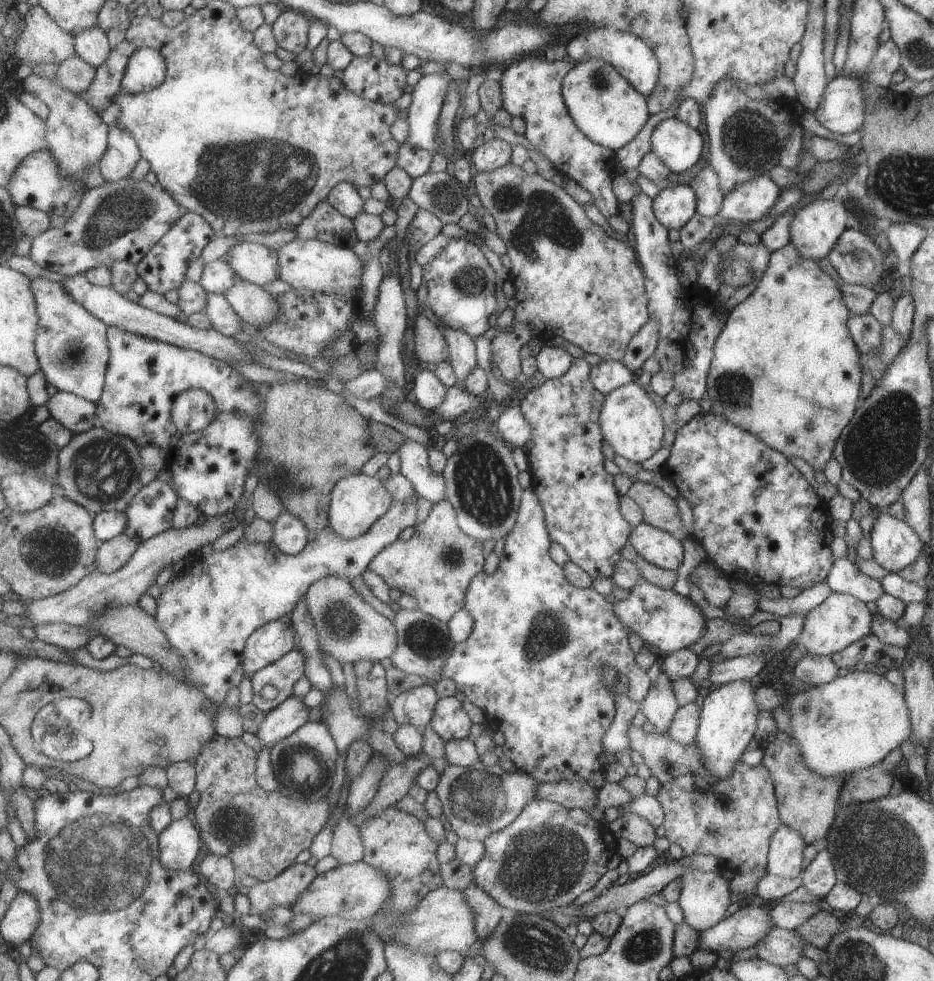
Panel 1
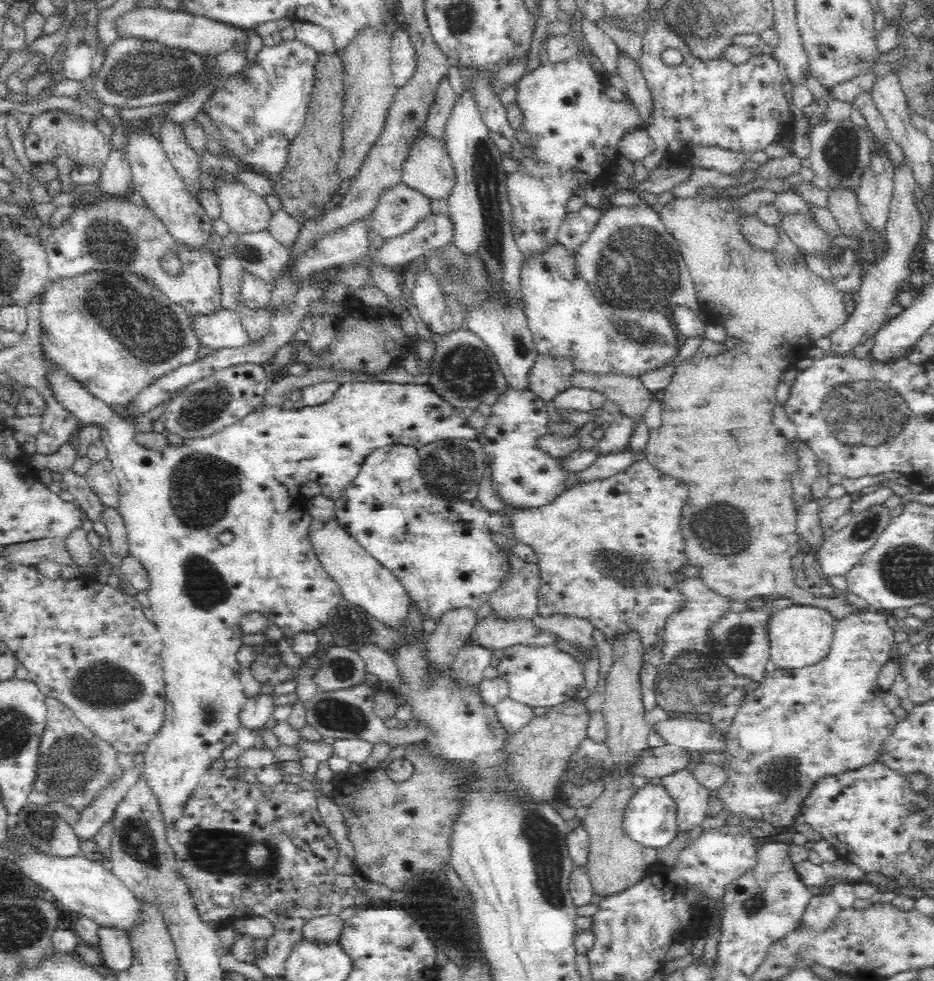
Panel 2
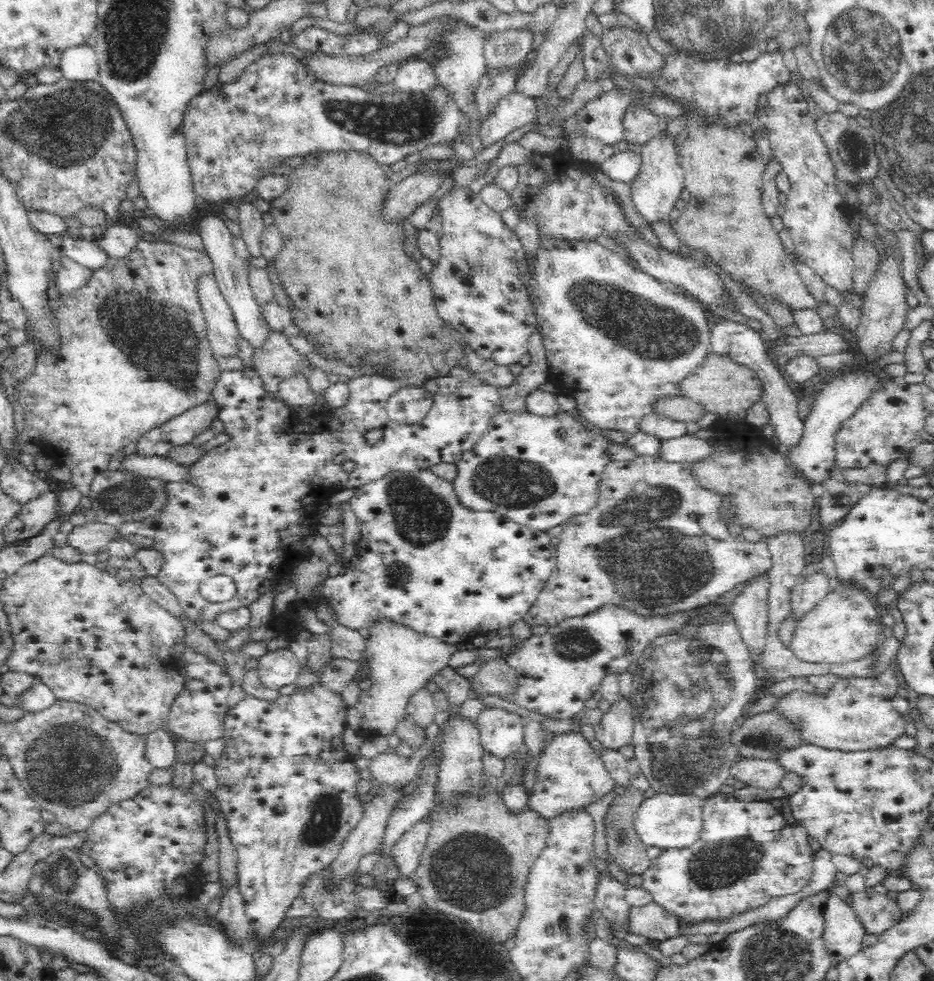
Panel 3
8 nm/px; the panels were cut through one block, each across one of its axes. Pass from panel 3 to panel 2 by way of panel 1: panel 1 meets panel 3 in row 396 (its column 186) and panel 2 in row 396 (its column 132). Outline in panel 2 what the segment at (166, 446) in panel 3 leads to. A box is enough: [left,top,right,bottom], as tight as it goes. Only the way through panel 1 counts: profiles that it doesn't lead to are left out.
[159,362,270,438]

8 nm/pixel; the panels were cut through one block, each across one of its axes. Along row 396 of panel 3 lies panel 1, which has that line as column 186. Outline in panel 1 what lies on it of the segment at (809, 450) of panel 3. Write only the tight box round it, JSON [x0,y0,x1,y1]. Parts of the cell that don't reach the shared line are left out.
[160,818,204,871]

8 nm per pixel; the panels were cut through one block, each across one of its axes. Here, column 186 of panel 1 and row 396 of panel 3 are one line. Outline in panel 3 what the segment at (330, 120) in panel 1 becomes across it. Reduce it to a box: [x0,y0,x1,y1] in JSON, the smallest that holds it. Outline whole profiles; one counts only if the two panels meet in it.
[15,234,220,496]

